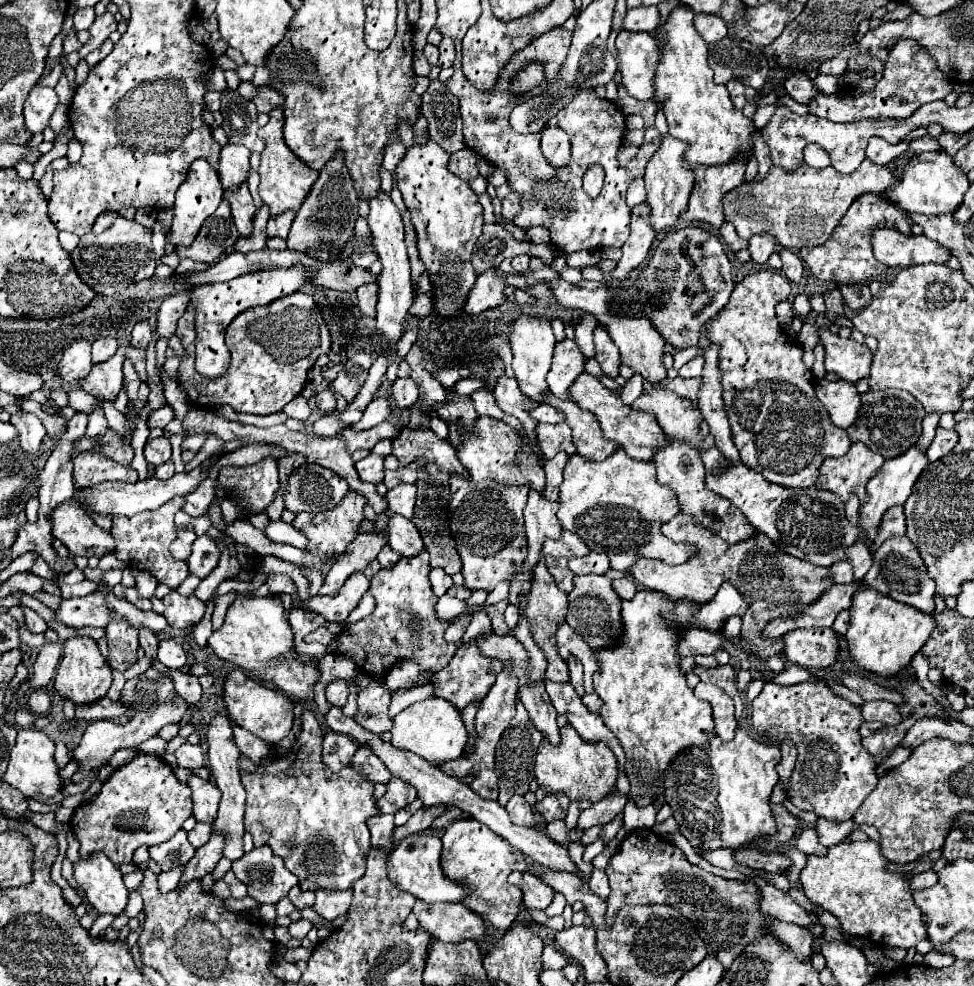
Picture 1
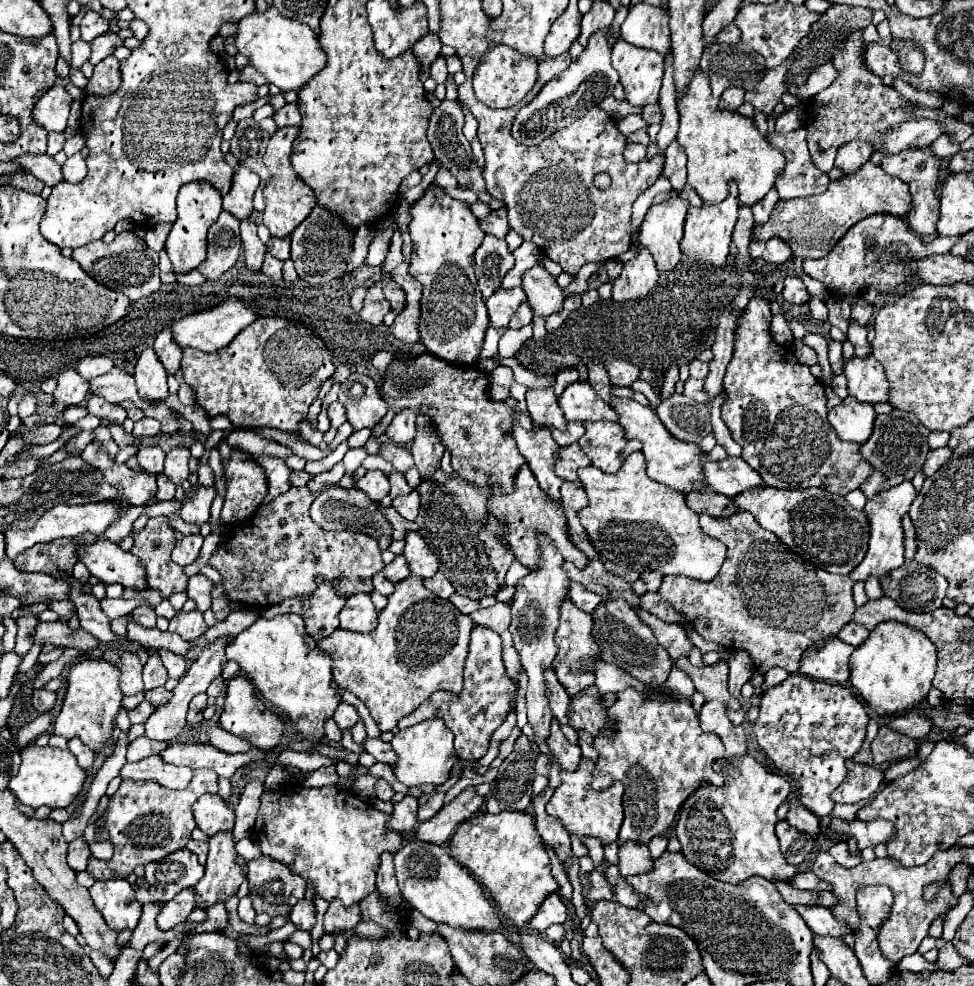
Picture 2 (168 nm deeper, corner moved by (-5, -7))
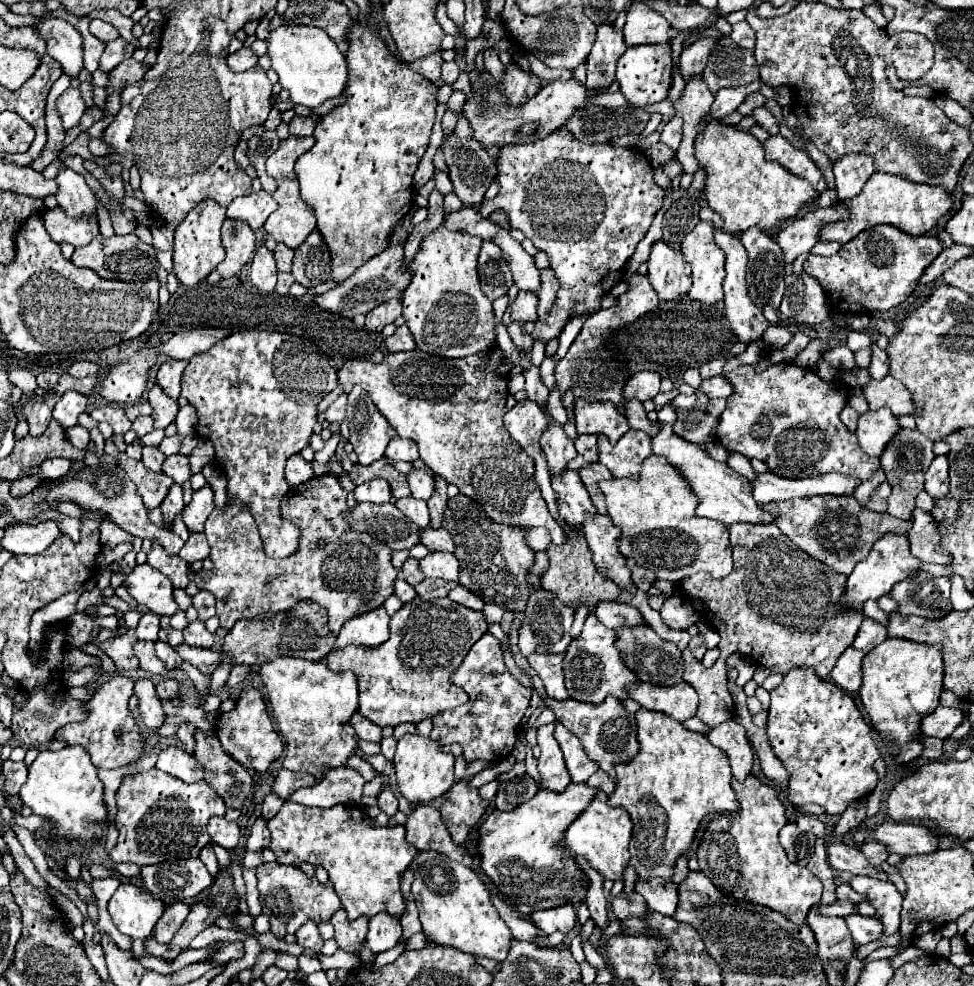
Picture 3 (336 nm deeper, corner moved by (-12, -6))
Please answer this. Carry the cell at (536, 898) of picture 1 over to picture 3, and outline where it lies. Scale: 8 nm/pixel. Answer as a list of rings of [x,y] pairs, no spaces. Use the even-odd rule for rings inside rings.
[[[563,904],[557,908],[535,912],[535,914],[531,914],[531,920],[539,930],[543,930],[543,934],[553,934],[555,930],[561,930],[567,934],[575,928],[577,914],[571,904]]]

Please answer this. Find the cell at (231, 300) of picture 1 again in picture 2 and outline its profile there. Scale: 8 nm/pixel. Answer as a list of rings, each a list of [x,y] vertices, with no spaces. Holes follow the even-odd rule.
[[[228,299],[220,307],[214,307],[214,309],[202,311],[202,313],[194,313],[194,315],[188,315],[188,317],[176,321],[172,325],[172,339],[180,347],[194,347],[194,349],[200,349],[206,353],[214,353],[214,351],[226,347],[234,339],[234,335],[240,333],[244,327],[248,327],[254,319],[256,319],[256,313],[248,307],[244,307],[242,301]]]

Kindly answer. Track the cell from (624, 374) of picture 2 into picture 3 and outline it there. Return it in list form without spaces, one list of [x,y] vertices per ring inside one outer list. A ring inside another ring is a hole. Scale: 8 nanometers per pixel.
[[[649,370],[637,372],[627,378],[627,382],[623,386],[623,396],[645,402],[645,400],[653,398],[655,394],[659,394],[659,380],[661,380],[661,376],[657,372],[649,372]]]

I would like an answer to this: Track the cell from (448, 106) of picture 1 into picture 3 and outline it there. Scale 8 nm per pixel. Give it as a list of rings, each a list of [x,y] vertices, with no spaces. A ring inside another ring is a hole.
[[[455,132],[445,136],[443,154],[449,166],[449,178],[453,172],[455,194],[465,206],[479,206],[485,190],[495,180],[495,162],[487,150],[475,140],[459,138]]]

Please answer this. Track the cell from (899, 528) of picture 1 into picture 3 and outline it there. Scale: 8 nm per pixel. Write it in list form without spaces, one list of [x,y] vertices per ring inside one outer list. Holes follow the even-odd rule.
[[[915,508],[911,524],[913,526],[907,536],[909,536],[913,556],[917,556],[921,562],[933,562],[941,566],[951,562],[951,558],[947,558],[947,554],[939,550],[939,532],[935,530],[935,524],[929,512]]]

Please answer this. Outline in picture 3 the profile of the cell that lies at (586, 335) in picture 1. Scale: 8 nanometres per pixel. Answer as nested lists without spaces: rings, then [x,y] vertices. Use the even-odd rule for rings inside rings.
[[[623,400],[623,412],[625,412],[625,418],[629,420],[631,428],[643,430],[649,436],[653,436],[657,432],[655,422],[651,422],[647,418],[647,412],[645,412],[645,408],[643,408],[643,404],[639,400]]]

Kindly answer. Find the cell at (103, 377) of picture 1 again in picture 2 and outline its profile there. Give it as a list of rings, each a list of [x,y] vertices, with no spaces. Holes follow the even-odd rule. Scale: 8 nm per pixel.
[[[92,395],[90,397],[86,409],[88,409],[90,415],[96,415],[98,419],[108,421],[108,423],[114,423],[114,425],[122,425],[124,419],[126,419],[126,411],[120,405],[112,405],[112,403],[100,399],[98,395]]]

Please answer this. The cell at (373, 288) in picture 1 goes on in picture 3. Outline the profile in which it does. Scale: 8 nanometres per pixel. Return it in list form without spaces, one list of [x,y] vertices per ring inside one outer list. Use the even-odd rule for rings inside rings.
[[[395,298],[395,300],[383,302],[383,304],[379,304],[375,310],[371,310],[371,312],[367,314],[365,328],[367,328],[367,330],[381,332],[387,324],[395,322],[397,316],[401,316],[401,302]]]

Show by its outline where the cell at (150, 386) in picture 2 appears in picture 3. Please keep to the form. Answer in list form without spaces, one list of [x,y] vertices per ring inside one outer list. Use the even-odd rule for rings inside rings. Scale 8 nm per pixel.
[[[155,382],[151,386],[151,390],[147,392],[147,400],[153,408],[153,418],[155,418],[155,426],[165,430],[173,420],[175,420],[175,414],[177,414],[177,400],[169,398],[163,388]]]

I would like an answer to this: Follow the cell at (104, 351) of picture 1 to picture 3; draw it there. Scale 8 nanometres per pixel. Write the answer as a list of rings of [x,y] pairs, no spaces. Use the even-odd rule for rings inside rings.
[[[83,360],[83,362],[75,362],[73,366],[69,366],[69,370],[67,370],[71,376],[75,376],[75,378],[85,378],[85,376],[97,376],[99,372],[101,372],[101,366],[99,364],[95,364],[95,362],[87,362],[87,360]]]

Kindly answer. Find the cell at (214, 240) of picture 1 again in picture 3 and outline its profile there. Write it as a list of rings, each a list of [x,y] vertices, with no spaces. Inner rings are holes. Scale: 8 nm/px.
[[[231,218],[223,222],[223,248],[227,256],[221,264],[217,264],[217,272],[221,278],[231,278],[251,260],[255,250],[255,234],[247,222]]]

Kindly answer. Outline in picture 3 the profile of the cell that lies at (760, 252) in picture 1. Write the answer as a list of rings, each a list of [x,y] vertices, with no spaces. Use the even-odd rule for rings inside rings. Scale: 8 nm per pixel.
[[[833,204],[831,208],[821,208],[815,212],[805,214],[801,220],[793,222],[785,230],[781,230],[775,240],[783,250],[785,262],[791,264],[797,256],[809,252],[817,244],[819,228],[827,222],[837,222],[847,218],[847,210],[843,210],[839,204]]]

